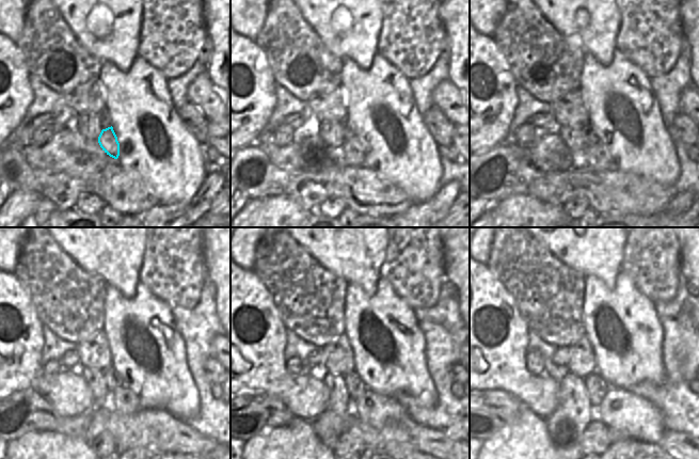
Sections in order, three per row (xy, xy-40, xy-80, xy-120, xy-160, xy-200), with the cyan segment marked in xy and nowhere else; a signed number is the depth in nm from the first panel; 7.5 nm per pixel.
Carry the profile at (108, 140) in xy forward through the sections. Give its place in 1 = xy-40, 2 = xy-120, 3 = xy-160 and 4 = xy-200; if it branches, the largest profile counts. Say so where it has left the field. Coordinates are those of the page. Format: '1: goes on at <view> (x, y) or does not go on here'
1: goes on at xy-40 (352, 152)
2: goes on at xy-120 (123, 399)
3: goes on at xy-160 (374, 409)
4: goes on at xy-200 (630, 416)

